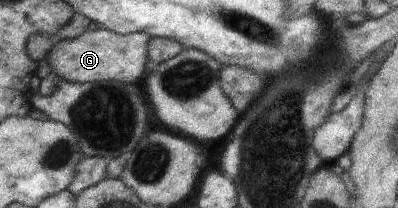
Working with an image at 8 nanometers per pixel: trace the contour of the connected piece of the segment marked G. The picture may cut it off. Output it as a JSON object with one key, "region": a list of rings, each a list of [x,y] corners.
{"region":[[[107,29],[87,30],[80,37],[53,43],[45,62],[52,66],[56,79],[64,78],[76,83],[97,83],[98,81],[119,81],[140,86],[147,73],[147,33],[120,35]]]}

